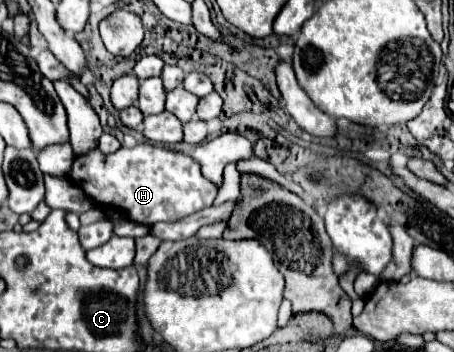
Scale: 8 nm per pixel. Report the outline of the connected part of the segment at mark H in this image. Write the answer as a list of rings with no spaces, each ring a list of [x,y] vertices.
[[[149,143],[135,145],[133,149],[121,147],[119,151],[109,153],[109,155],[105,155],[99,149],[95,149],[95,151],[91,151],[91,153],[81,155],[81,157],[75,159],[69,177],[79,187],[83,187],[83,191],[95,203],[123,209],[129,215],[131,221],[143,223],[143,225],[149,225],[149,227],[153,223],[159,223],[159,221],[179,221],[179,219],[195,213],[195,211],[211,207],[213,201],[215,201],[215,197],[217,197],[217,187],[209,179],[203,177],[201,167],[199,167],[197,161],[193,161],[189,155],[175,153],[171,149],[155,147],[155,145],[149,145]]]

